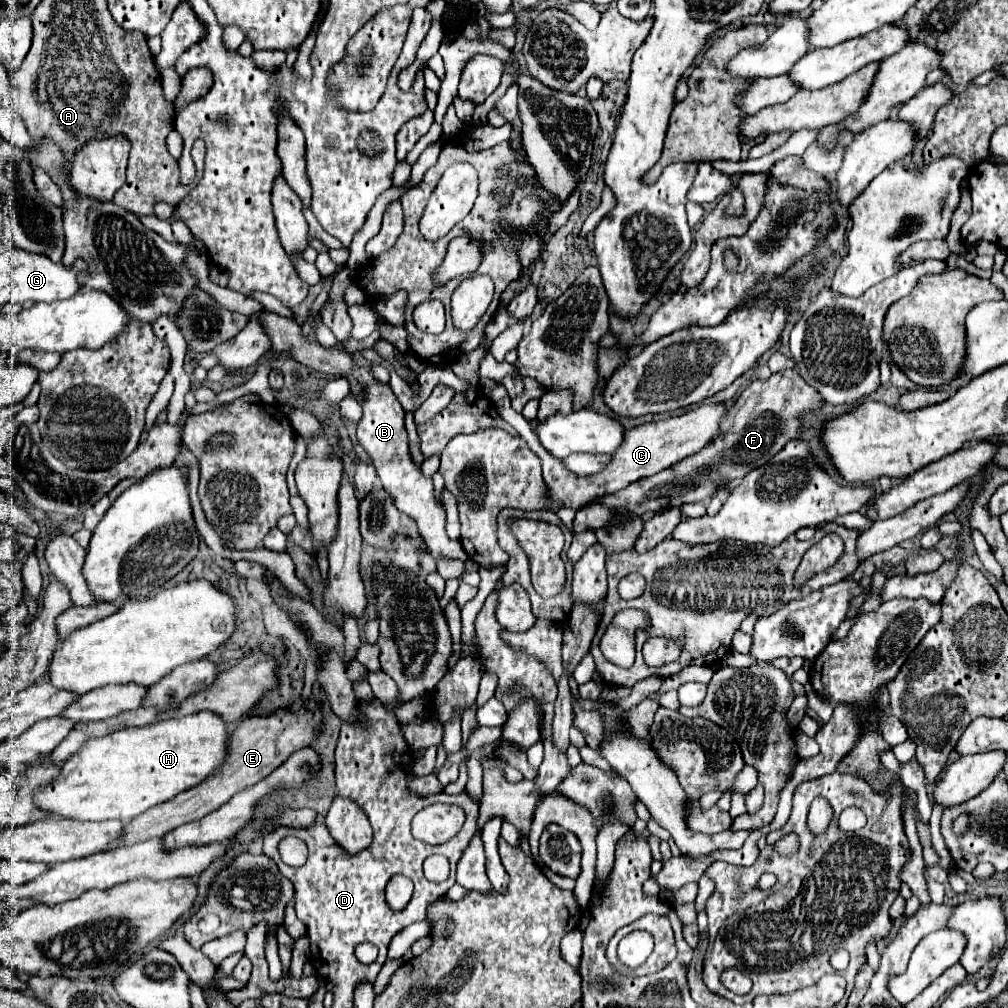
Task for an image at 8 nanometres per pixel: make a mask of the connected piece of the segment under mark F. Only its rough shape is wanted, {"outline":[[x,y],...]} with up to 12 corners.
{"outline":[[797,370],[753,380],[697,454],[607,496],[639,516],[765,466],[823,404]]}

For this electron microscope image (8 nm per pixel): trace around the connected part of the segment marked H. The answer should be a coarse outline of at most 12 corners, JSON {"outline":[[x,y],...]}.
{"outline":[[213,712],[87,740],[37,808],[129,822],[215,772]]}

